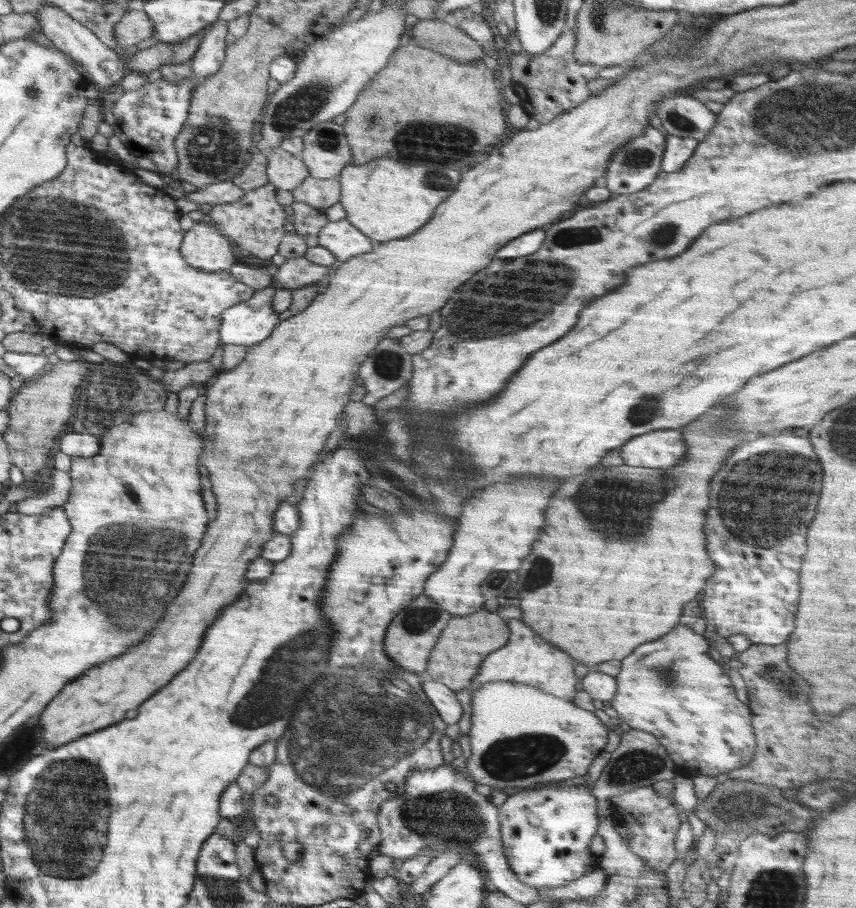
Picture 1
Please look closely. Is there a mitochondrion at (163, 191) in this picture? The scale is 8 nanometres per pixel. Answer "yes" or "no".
no

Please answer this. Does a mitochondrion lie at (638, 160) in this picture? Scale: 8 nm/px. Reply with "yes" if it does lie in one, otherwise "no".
yes

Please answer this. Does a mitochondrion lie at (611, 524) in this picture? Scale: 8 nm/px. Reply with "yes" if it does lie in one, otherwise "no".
yes

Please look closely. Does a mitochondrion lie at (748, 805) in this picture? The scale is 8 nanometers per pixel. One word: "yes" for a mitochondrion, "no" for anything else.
yes

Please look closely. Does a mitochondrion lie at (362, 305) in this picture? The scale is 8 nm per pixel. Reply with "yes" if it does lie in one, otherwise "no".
no

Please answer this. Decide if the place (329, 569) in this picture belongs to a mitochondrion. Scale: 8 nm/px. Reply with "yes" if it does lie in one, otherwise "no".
no

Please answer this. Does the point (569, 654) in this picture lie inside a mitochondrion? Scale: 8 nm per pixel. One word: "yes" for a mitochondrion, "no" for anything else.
no

